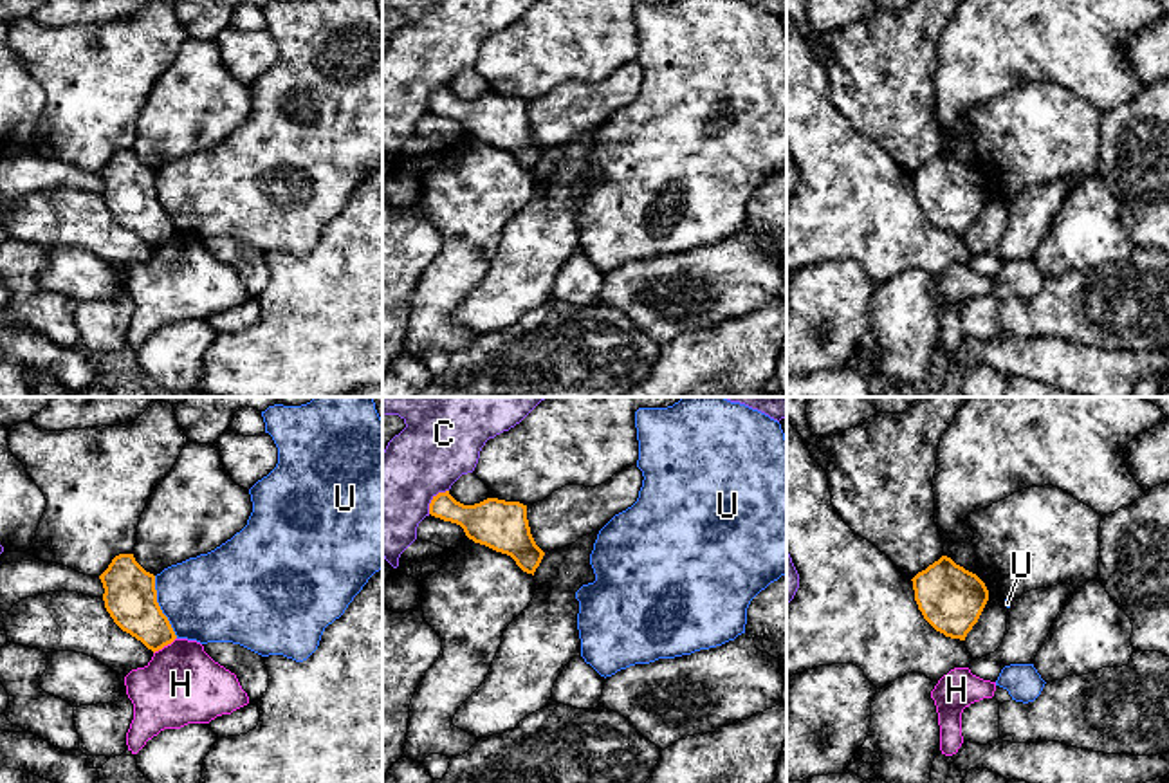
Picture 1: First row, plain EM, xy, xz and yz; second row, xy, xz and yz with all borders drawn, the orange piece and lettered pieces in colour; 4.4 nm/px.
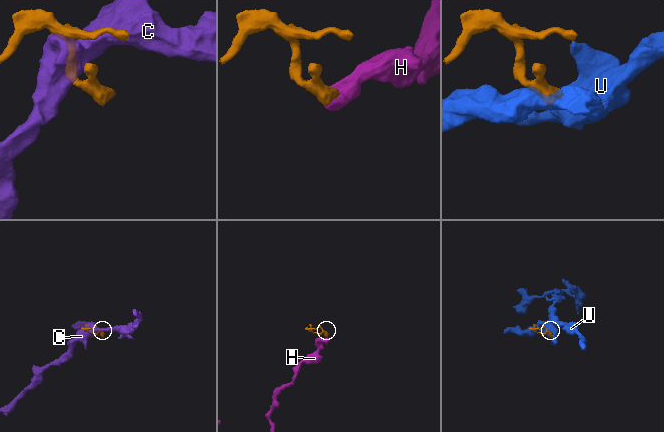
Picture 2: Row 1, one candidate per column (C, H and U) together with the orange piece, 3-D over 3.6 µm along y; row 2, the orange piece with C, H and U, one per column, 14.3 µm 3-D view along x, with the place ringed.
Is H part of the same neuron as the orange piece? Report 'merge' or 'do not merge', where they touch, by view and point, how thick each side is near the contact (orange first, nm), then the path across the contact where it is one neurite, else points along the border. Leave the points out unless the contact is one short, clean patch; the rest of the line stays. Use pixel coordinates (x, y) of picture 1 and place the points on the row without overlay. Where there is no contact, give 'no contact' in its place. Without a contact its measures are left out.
do not merge | xy (165, 240) | 220/360 nm | along xy (175, 233), (154, 249)

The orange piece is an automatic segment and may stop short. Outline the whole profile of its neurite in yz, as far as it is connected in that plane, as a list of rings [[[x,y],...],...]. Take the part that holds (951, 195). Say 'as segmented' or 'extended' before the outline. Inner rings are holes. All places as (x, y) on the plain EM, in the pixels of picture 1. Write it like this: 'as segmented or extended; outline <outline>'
as segmented; outline [[[947,152],[911,177],[924,215],[945,233],[965,236],[989,197],[985,179]]]

